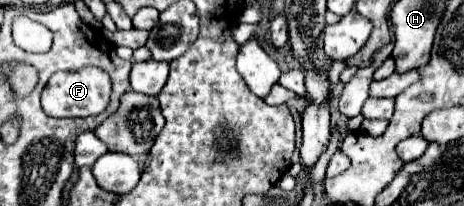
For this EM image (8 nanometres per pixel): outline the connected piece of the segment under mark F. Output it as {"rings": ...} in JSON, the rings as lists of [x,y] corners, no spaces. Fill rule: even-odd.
{"rings":[[[83,67],[81,71],[59,71],[43,89],[41,105],[51,117],[91,117],[105,111],[111,95],[111,81],[99,67]]]}

